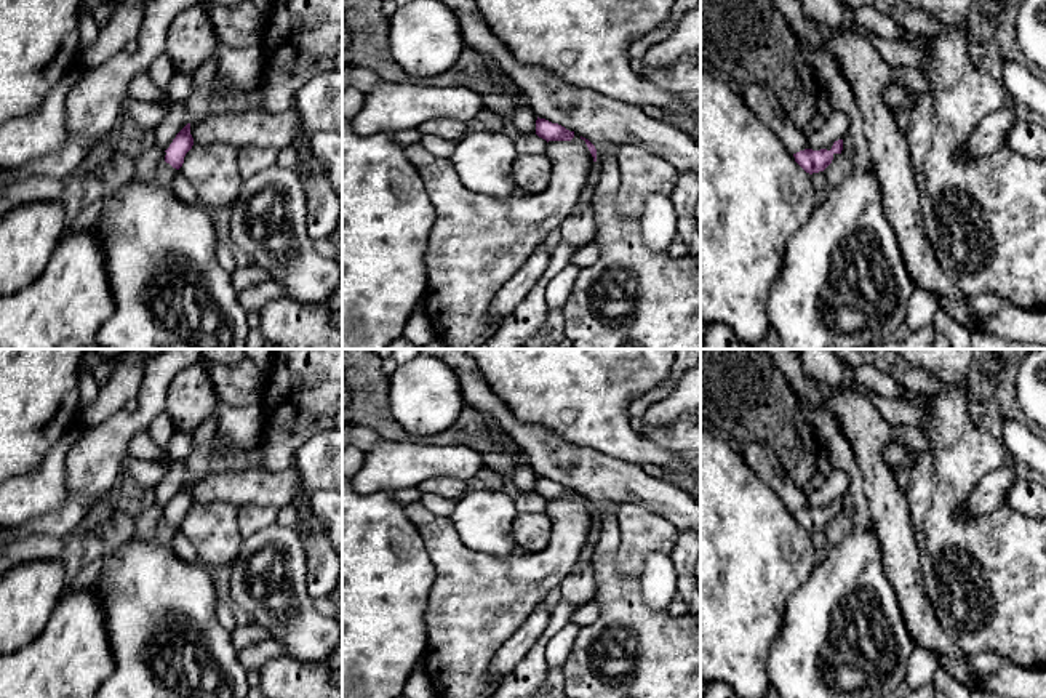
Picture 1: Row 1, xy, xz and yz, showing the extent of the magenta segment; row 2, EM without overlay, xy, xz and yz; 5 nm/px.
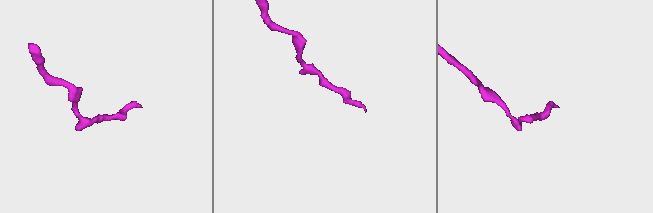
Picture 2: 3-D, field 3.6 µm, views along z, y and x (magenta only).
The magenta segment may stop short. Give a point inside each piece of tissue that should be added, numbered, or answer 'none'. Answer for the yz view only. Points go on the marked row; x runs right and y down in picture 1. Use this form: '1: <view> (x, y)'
none

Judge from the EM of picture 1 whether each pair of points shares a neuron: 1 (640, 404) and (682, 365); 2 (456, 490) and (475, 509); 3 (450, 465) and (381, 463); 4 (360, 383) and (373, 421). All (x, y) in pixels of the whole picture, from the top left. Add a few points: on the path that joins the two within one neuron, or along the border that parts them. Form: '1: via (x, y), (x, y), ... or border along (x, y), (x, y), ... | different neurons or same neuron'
1: via (651, 397), (675, 377) | same neuron
2: border along (466, 492), (458, 500) | different neurons
3: via (432, 463), (399, 463) | same neuron
4: via (370, 393), (370, 412) | same neuron

